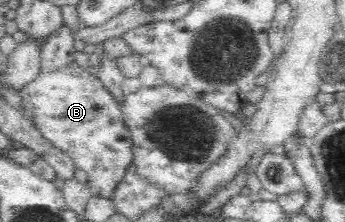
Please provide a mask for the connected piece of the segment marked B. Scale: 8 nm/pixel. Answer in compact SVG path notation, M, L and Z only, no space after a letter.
M67 26L52 31L47 35L45 53L42 55L37 77L19 88L18 93L26 113L33 118L34 130L51 146L64 151L77 168L87 173L92 196L110 199L133 166L132 137L122 123L118 101L97 76L91 75L76 63L75 52L74 35Z

